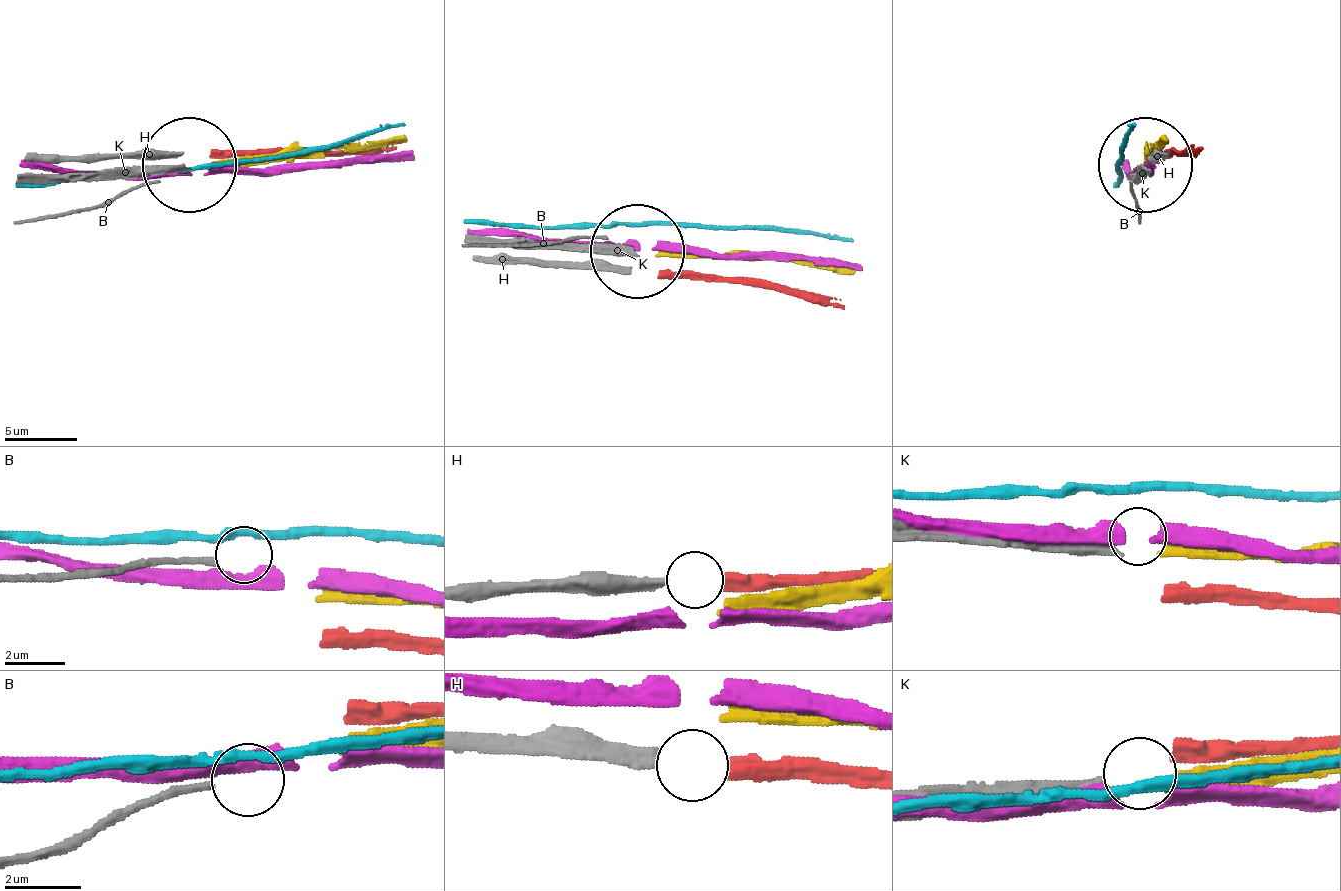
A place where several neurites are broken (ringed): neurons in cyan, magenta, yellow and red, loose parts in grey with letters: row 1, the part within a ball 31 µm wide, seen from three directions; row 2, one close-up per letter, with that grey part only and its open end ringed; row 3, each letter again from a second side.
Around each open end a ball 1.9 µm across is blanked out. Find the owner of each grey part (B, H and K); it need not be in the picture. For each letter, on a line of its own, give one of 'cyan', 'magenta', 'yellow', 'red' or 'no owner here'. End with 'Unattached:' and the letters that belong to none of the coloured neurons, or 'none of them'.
B: no owner here
H: red
K: yellow
Unattached: B

